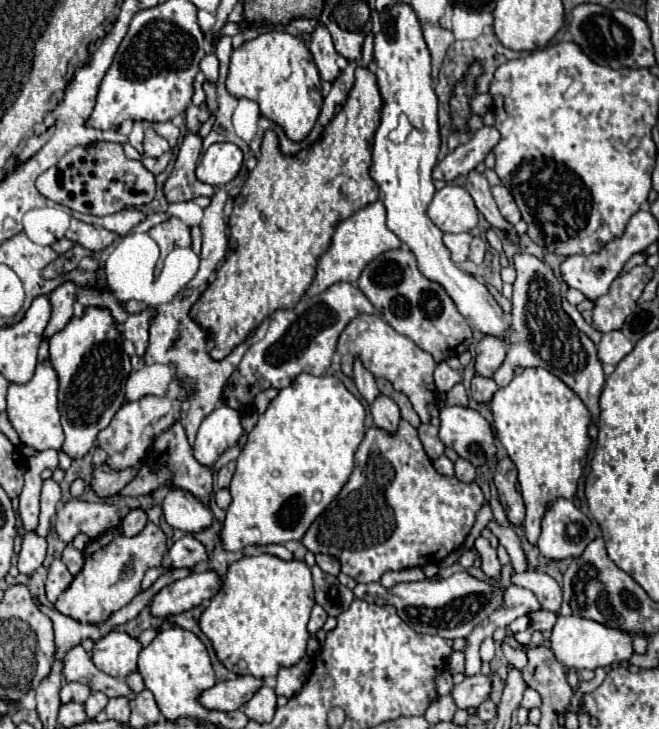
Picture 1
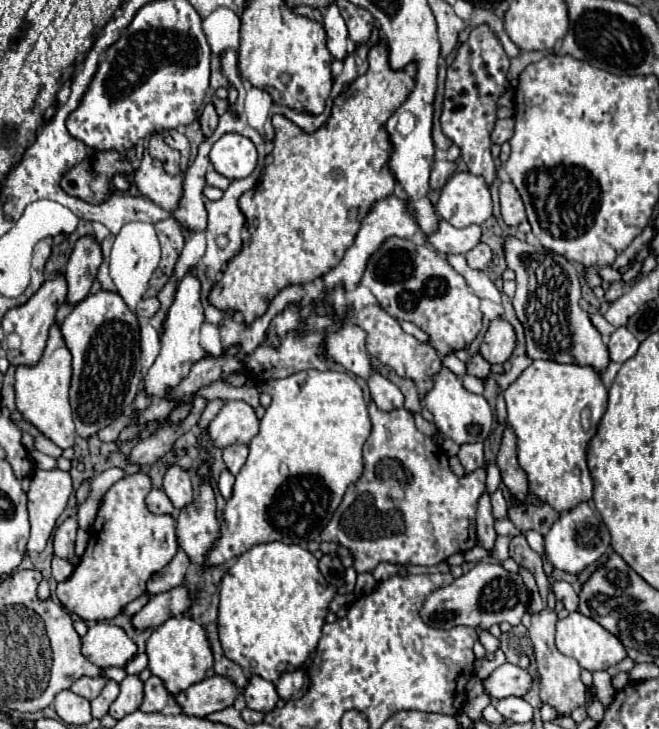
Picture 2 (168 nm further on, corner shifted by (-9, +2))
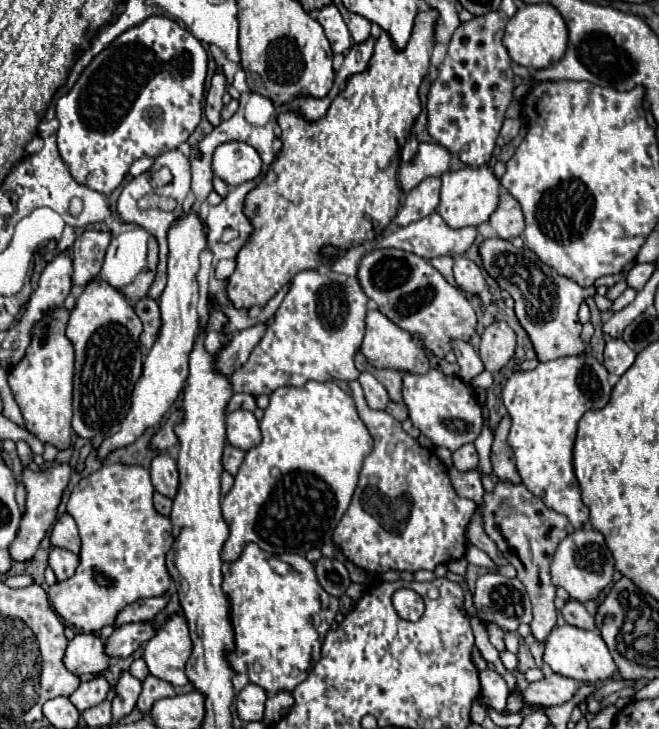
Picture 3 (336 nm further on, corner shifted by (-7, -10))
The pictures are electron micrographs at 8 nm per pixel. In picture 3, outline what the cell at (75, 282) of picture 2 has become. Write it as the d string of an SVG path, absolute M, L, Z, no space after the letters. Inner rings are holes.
M86 230L76 238L72 246L74 284L88 284L92 278L100 274L110 240L112 240L112 234L102 230Z

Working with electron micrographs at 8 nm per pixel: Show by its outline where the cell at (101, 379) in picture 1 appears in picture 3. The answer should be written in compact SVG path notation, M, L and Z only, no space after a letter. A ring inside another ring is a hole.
M94 278L86 284L70 314L66 336L76 350L74 418L72 430L82 438L98 438L120 426L132 402L132 390L142 372L140 360L142 322L126 296L108 282Z

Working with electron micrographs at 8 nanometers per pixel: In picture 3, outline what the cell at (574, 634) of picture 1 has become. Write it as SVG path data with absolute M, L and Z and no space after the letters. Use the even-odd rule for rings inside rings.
M570 624L552 628L552 632L546 638L542 658L544 658L544 664L548 664L552 672L574 678L578 682L596 682L596 680L602 682L616 672L616 664L612 660L612 654L608 652L608 646L604 644L602 636L598 632L580 630Z

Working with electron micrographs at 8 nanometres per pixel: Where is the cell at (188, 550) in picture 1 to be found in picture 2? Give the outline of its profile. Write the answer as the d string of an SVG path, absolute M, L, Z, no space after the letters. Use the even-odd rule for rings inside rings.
M180 548L180 550L176 552L176 556L172 558L172 562L170 562L166 568L162 568L160 572L156 572L156 574L148 580L146 592L150 592L150 594L160 594L160 592L172 590L174 586L182 584L188 566L190 566L190 558L188 558L186 552L182 552L182 548Z

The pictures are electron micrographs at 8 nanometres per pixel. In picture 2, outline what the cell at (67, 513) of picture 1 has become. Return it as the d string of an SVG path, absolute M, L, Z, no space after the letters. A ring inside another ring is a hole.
M76 516L66 518L54 532L54 554L60 558L68 558L72 562L76 562L74 556L74 538L76 538L76 530L78 530L78 520Z

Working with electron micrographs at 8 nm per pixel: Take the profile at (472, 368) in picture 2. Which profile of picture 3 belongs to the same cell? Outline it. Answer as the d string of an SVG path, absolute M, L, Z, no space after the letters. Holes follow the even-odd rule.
M452 340L452 352L456 354L458 358L458 364L460 364L460 378L464 382L470 382L476 374L480 374L484 370L484 364L478 356L478 352L470 346L470 342L464 342L464 340Z

